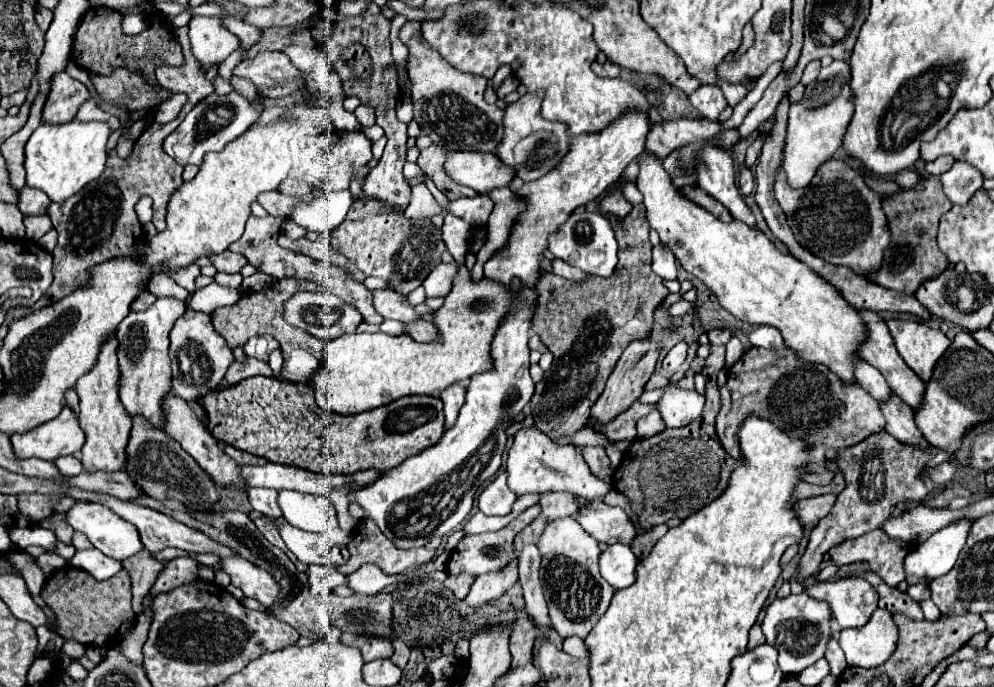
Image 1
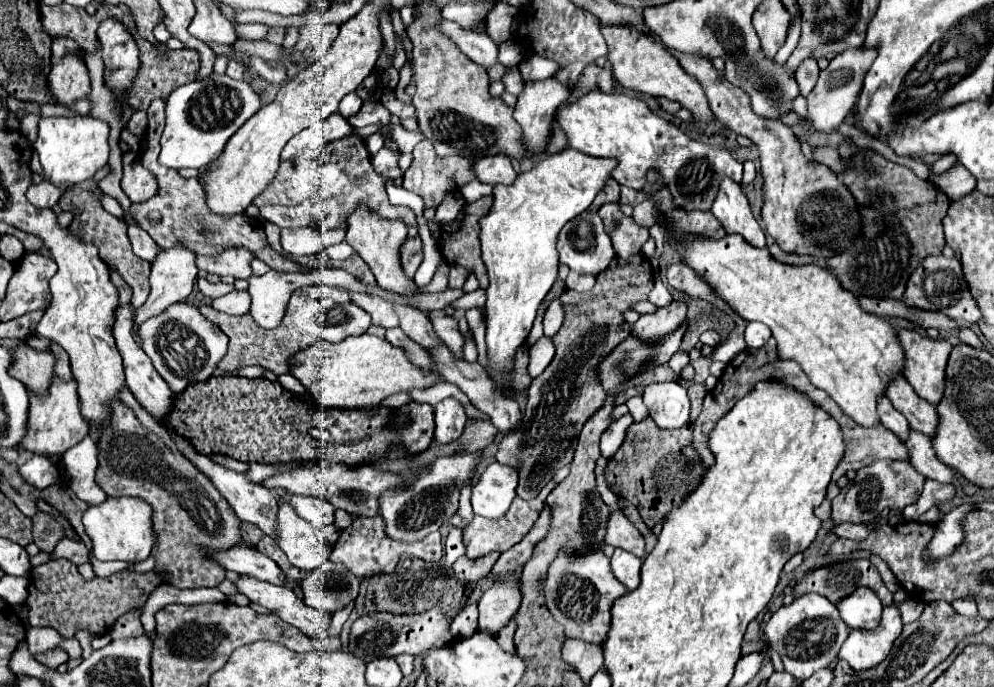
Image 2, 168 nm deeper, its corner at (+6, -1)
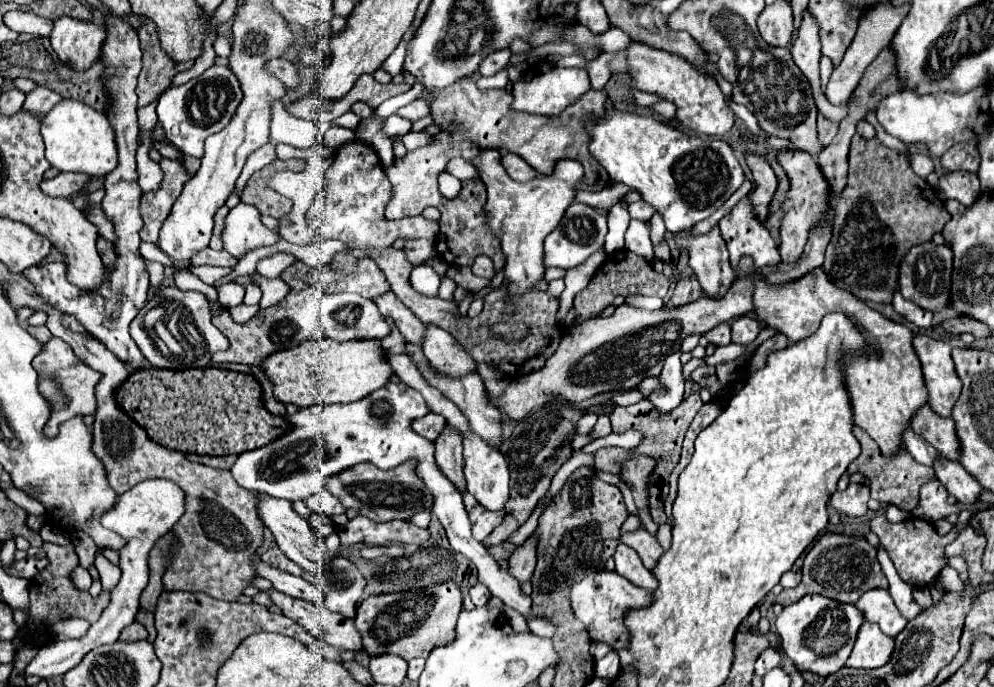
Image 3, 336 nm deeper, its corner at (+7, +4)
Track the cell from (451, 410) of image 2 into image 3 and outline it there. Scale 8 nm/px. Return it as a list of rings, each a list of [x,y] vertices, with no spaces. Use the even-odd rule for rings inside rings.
[[[450,426],[440,434],[440,440],[436,440],[436,464],[440,472],[444,472],[444,476],[448,476],[452,484],[456,484],[456,490],[464,494],[466,484],[462,474],[462,466],[464,466],[462,438],[460,438],[460,432],[456,432]]]

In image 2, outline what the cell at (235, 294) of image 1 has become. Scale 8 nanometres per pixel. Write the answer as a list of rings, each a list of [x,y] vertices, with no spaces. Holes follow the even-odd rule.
[[[231,291],[223,297],[217,297],[211,301],[213,309],[217,311],[223,311],[223,313],[229,313],[229,315],[243,315],[249,311],[249,305],[251,305],[251,297],[247,291]]]

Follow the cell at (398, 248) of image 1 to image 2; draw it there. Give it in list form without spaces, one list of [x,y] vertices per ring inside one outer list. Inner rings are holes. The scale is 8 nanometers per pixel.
[[[407,237],[403,247],[401,247],[401,267],[403,273],[413,279],[417,267],[423,261],[423,249],[421,249],[421,239],[419,237]]]

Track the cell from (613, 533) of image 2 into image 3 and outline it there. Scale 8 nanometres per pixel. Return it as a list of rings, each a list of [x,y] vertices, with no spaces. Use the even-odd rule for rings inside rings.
[[[644,528],[630,534],[622,534],[622,542],[638,552],[648,570],[652,570],[656,566],[656,560],[660,560],[660,556],[664,554],[664,548],[658,544],[658,540]]]

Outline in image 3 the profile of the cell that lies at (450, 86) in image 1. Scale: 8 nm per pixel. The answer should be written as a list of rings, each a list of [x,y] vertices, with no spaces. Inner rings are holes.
[[[462,78],[456,84],[444,88],[444,92],[432,92],[432,116],[434,122],[442,126],[442,130],[450,132],[454,142],[470,140],[478,148],[504,148],[522,157],[534,170],[540,174],[552,174],[558,160],[570,158],[578,160],[584,166],[584,176],[578,190],[600,192],[604,190],[610,180],[606,174],[600,174],[602,166],[598,160],[588,152],[588,132],[584,132],[584,116],[602,116],[606,90],[588,90],[578,102],[568,106],[558,118],[534,116],[524,112],[512,112],[512,94],[508,90],[488,90],[480,92],[476,86],[476,78]]]

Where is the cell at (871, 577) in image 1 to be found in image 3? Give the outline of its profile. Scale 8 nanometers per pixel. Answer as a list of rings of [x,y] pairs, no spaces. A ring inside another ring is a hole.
[[[822,532],[822,536],[816,540],[812,550],[804,558],[802,582],[792,590],[782,590],[774,598],[774,604],[788,606],[790,602],[798,602],[806,594],[822,594],[838,602],[856,604],[856,600],[872,588],[888,588],[888,580],[876,560],[876,548],[860,536]]]

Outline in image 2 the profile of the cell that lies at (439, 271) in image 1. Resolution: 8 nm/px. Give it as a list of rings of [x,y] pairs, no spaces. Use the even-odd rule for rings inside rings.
[[[451,265],[449,267],[449,283],[447,283],[447,289],[461,289],[463,287],[463,283],[465,283],[465,279],[467,279],[467,275],[469,275],[469,269],[465,269],[465,267],[455,267],[455,265]]]

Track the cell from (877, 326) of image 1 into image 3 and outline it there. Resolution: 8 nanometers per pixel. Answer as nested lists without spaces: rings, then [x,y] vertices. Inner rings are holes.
[[[922,406],[912,420],[912,430],[928,440],[946,460],[956,462],[960,458],[960,440],[956,440],[956,426],[952,424],[952,418],[936,416],[930,406]]]

